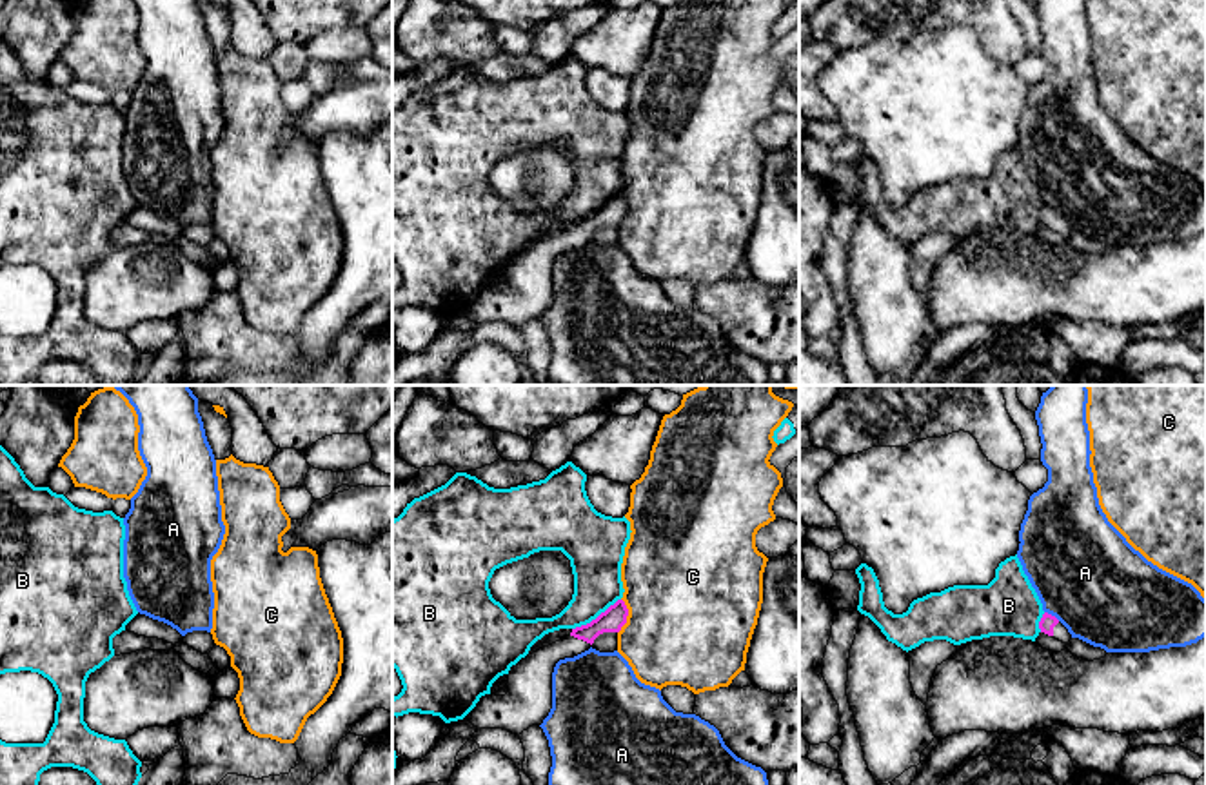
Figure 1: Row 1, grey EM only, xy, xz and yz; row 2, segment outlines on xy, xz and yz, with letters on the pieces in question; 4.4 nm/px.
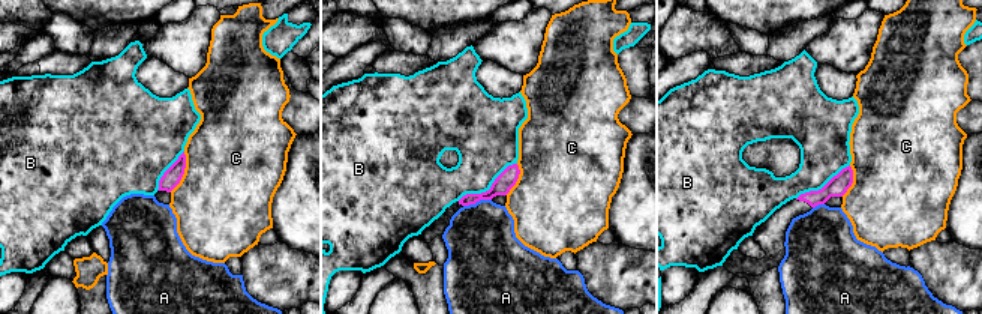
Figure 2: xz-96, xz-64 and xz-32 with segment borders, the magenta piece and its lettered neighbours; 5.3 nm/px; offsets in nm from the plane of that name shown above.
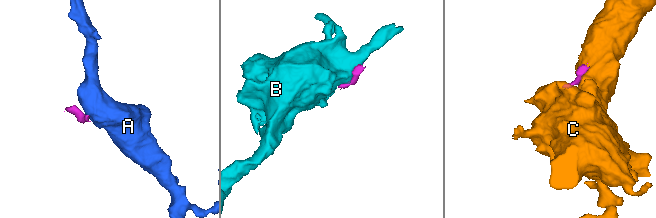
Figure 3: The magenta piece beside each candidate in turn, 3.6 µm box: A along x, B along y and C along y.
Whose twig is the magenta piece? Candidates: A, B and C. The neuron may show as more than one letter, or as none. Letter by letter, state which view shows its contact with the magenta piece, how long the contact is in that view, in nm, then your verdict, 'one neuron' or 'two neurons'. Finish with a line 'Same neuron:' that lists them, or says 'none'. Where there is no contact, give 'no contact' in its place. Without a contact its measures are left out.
A: contact in yz; length 80 nm; two neurons
B: contact in xz; length 260 nm; two neurons
C: contact in xz; length 160 nm; two neurons
Same neuron: none

